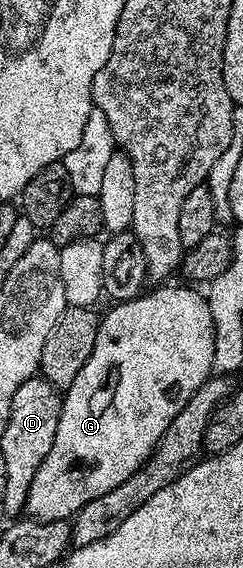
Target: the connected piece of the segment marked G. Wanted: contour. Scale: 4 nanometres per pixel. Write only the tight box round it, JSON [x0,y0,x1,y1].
[26,284,215,521]

